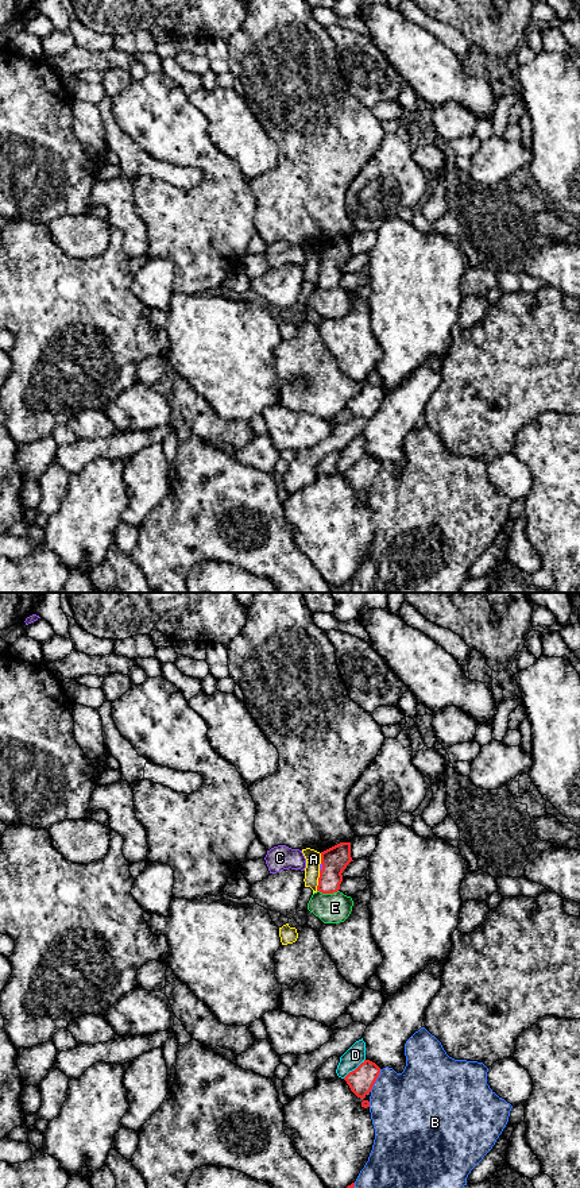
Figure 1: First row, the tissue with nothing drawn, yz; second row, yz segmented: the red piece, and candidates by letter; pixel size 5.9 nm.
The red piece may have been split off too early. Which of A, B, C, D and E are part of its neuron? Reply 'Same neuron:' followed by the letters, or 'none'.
Same neuron: none

